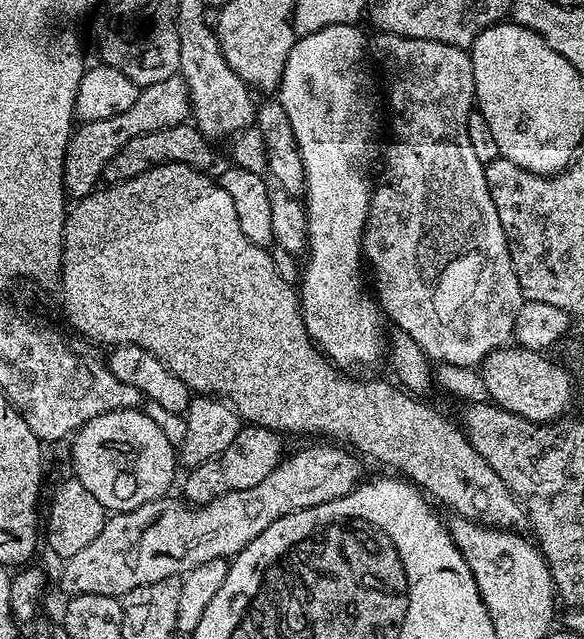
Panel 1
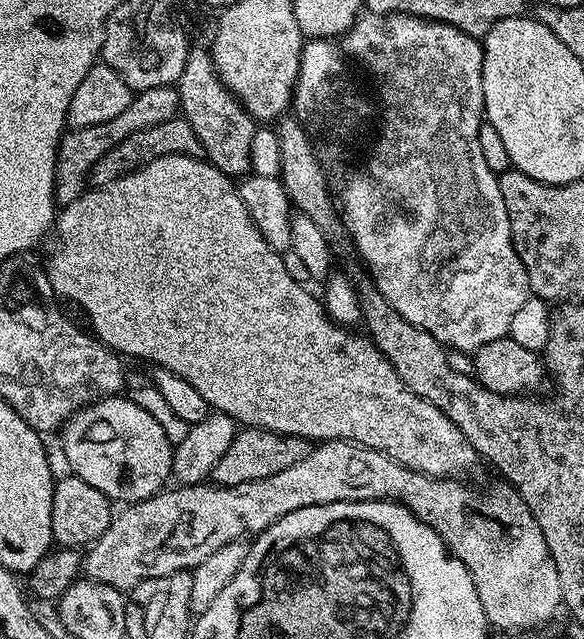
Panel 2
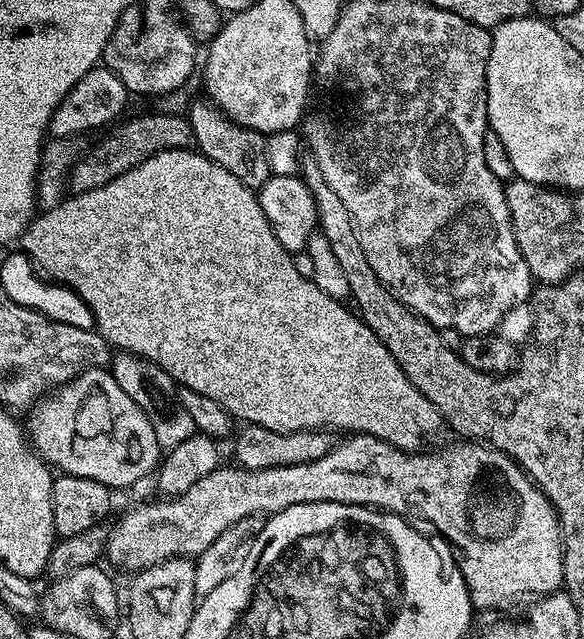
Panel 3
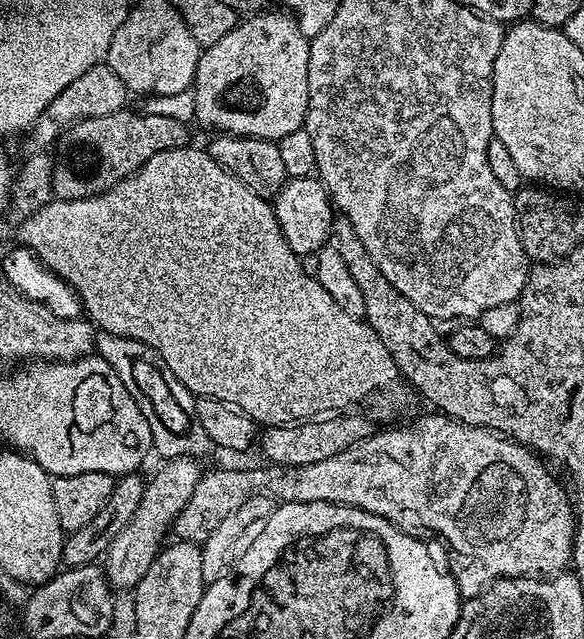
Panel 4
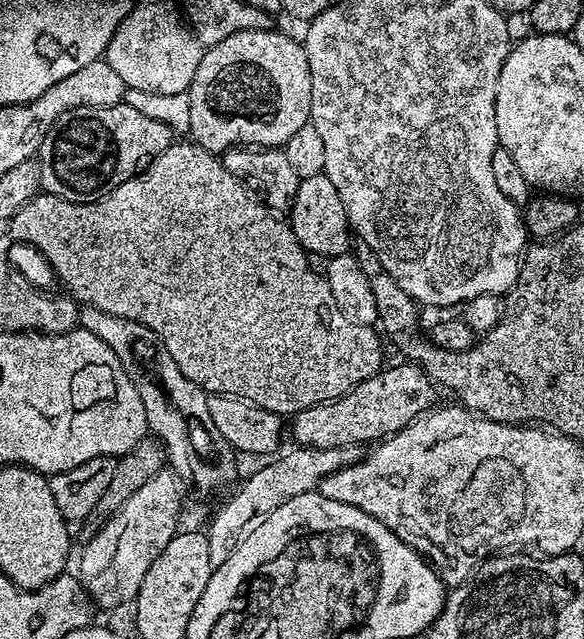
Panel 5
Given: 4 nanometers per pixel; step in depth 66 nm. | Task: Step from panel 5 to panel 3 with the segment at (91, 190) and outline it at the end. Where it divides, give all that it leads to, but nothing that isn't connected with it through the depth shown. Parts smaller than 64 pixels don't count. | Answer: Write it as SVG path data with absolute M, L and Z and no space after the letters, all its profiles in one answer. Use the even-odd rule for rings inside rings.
M161 111L159 115L136 116L133 120L125 119L119 125L121 128L117 132L109 131L107 133L109 136L105 140L98 141L89 150L85 160L84 157L77 159L70 177L71 191L78 193L94 190L98 186L118 178L118 174L126 174L126 170L134 170L134 166L146 162L146 158L150 158L162 150L193 147L192 127L187 115L165 111Z

